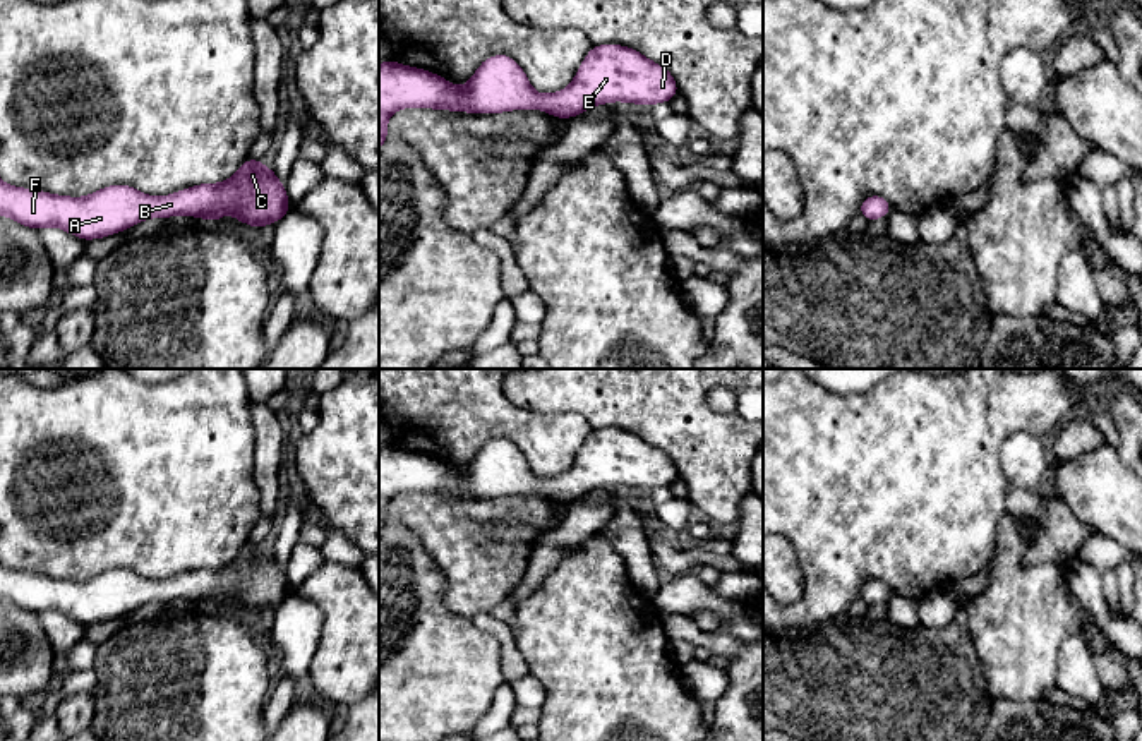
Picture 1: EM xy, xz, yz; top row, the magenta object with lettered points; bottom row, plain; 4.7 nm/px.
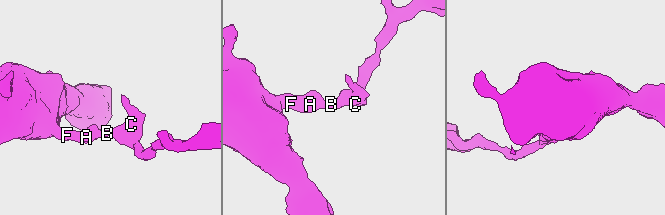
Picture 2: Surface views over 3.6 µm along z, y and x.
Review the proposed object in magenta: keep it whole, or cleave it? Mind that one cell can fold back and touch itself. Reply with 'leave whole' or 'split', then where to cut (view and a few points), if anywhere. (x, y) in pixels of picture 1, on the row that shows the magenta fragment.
leave whole; cut none

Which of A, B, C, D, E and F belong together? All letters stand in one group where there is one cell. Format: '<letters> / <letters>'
A B C D E F

